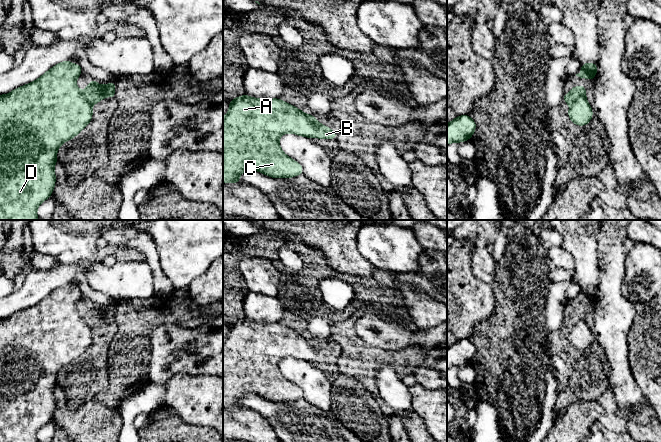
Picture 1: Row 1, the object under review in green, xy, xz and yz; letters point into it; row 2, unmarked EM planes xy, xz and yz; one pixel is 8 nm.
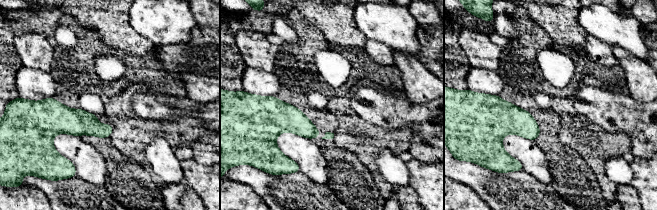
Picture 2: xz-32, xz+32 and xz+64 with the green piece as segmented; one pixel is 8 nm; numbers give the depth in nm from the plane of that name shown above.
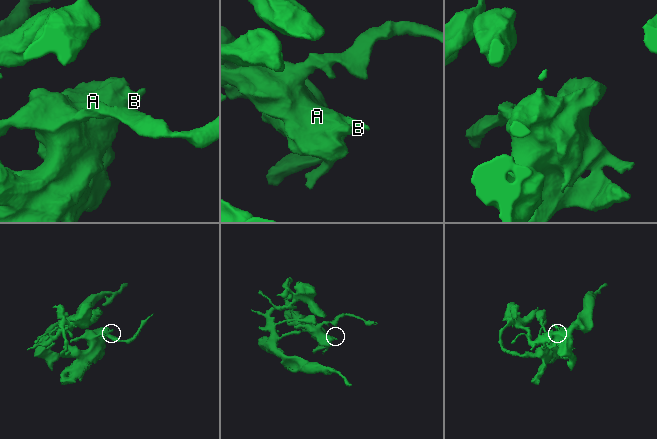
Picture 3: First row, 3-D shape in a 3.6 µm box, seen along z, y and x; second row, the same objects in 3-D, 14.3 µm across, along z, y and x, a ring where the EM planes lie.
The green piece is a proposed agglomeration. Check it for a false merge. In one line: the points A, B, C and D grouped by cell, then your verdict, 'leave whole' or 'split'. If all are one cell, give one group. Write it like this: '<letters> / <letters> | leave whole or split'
A C D / B | split

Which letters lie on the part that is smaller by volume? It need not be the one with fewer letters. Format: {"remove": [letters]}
{"remove": ["B"]}

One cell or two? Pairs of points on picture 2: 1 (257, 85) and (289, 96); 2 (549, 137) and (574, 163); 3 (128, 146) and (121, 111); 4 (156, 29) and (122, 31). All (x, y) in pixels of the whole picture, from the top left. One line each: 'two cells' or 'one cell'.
1: two cells
2: one cell
3: one cell
4: two cells

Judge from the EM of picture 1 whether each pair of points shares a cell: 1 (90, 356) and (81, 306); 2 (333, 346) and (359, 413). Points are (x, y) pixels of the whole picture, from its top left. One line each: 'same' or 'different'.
1: same
2: same

